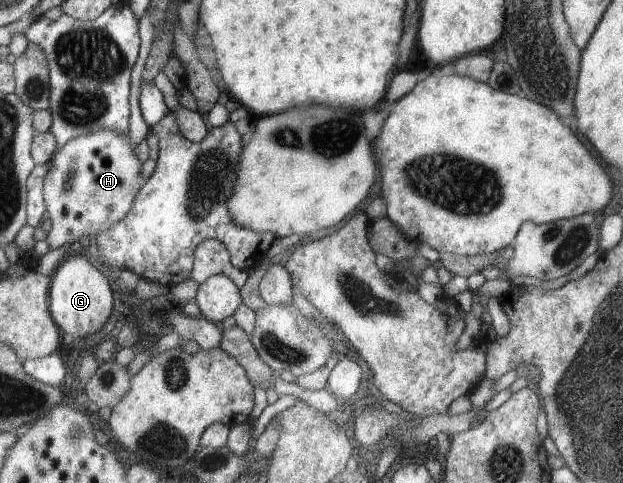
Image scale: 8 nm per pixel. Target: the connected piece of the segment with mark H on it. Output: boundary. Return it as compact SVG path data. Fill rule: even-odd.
M103 129L87 133L68 140L53 156L50 167L43 179L42 195L46 204L45 217L50 220L50 229L45 239L49 250L70 244L77 249L77 239L81 236L102 235L109 227L123 218L130 211L135 195L145 180L139 176L143 163L134 153L135 144L129 141L127 134ZM69 182L69 188L63 188Z

